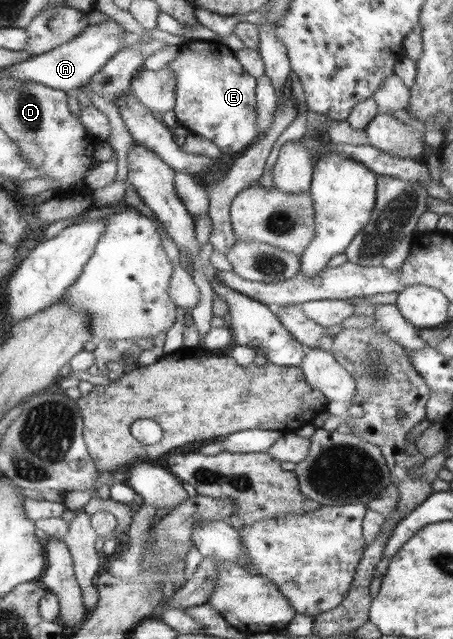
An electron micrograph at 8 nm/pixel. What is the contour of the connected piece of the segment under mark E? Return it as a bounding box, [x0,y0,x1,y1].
[167,41,258,155]

